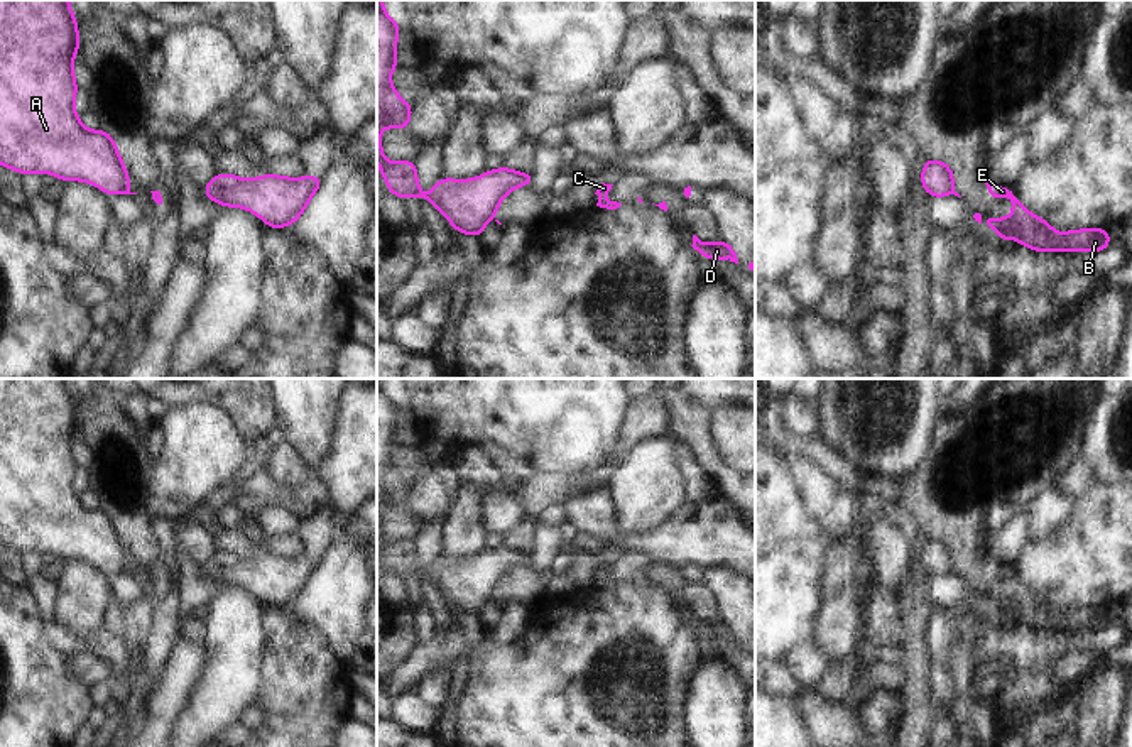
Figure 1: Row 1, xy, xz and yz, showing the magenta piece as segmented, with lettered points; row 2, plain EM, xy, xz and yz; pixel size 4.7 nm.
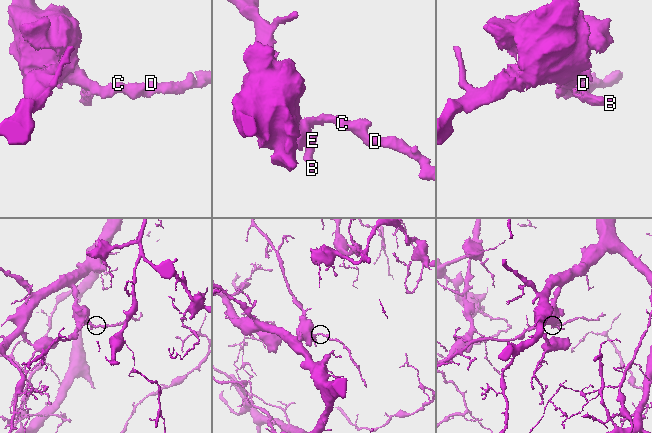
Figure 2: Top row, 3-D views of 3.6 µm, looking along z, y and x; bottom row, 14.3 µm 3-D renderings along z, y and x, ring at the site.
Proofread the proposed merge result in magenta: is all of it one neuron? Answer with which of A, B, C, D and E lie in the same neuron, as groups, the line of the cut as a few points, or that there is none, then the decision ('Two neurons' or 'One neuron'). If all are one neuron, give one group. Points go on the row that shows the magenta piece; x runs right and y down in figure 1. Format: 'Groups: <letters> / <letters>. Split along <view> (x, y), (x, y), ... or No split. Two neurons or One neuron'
Groups: A C D / B E. Split along yz (953, 183), (950, 193). Two neurons.

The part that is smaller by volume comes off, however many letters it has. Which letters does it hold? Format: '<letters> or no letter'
B, E

